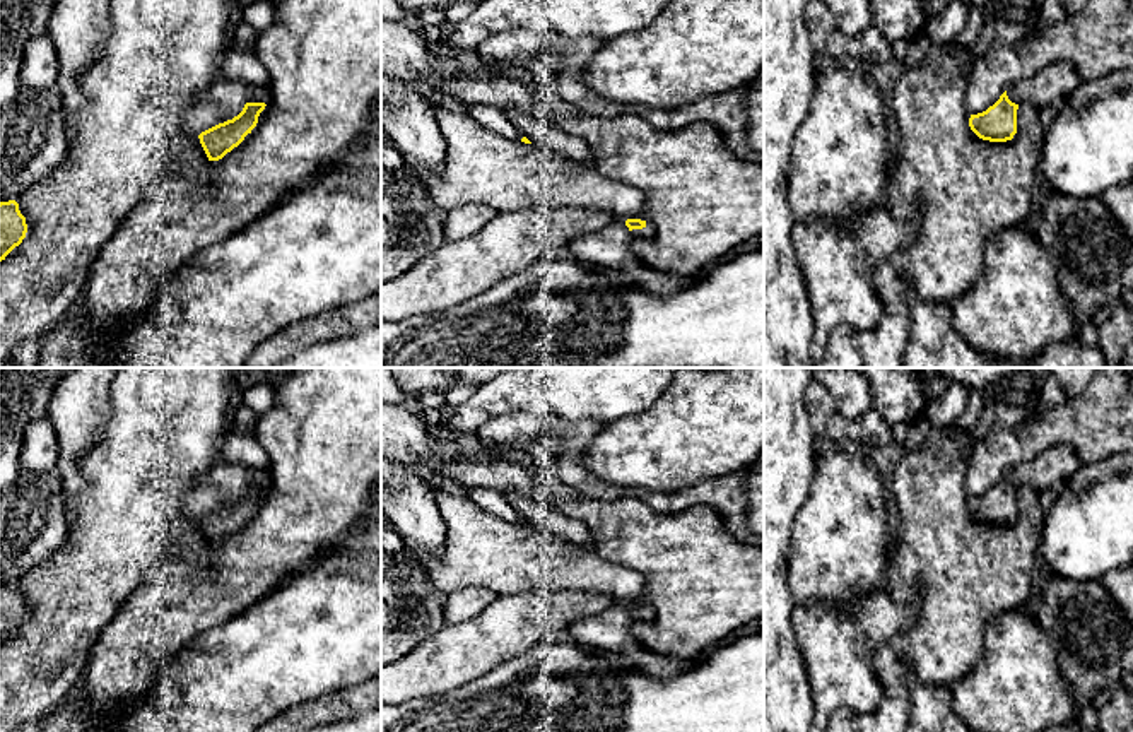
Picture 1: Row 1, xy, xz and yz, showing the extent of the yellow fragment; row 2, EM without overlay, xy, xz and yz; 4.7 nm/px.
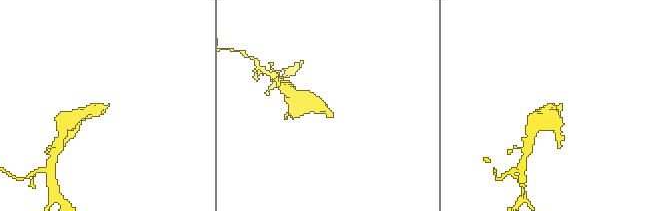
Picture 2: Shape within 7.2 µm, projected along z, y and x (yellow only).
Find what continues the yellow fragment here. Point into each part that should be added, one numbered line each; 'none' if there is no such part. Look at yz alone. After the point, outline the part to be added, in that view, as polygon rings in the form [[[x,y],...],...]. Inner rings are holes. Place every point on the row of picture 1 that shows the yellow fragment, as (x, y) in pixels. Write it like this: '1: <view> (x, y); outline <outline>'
1: yz (1053, 84); outline [[[1056,63],[1039,70],[1030,79],[1007,86],[1007,96],[1015,104],[1029,103],[1034,108],[1060,104],[1082,82],[1070,63]]]

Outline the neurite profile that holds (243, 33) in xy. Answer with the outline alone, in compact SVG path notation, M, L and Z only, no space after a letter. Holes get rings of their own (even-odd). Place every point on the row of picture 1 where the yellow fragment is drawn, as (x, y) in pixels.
M239 15L236 17L232 29L231 29L231 41L251 46L256 39L258 31L249 26L244 19Z

